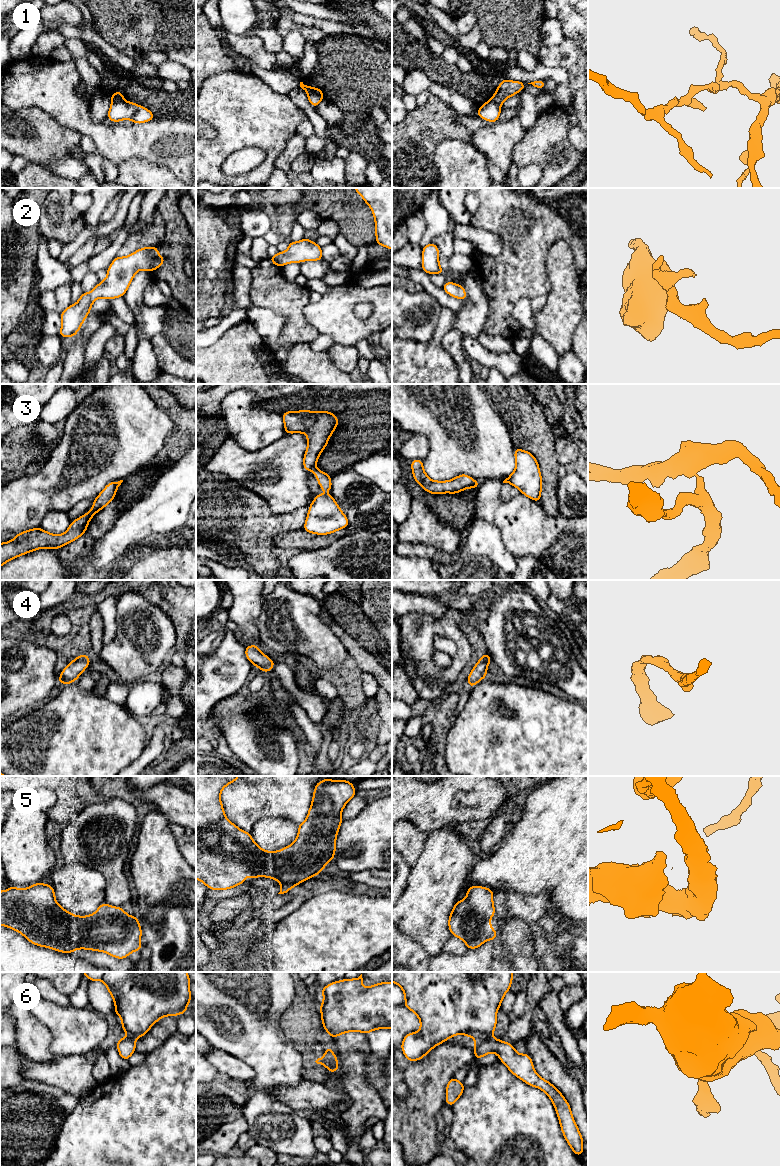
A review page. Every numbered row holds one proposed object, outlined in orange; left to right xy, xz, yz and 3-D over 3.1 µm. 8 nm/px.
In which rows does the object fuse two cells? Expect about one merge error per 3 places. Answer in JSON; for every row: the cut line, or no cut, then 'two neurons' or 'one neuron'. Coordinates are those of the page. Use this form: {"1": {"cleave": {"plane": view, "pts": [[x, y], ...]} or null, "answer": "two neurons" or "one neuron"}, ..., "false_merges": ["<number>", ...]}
{"1": {"cleave": {"plane": "xz", "pts": [[308, 94], [318, 94], [323, 98]]}, "answer": "two neurons"}, "2": {"cleave": null, "answer": "one neuron"}, "3": {"cleave": {"plane": "xz", "pts": [[315, 467], [311, 470]]}, "answer": "two neurons"}, "4": {"cleave": null, "answer": "one neuron"}, "5": {"cleave": null, "answer": "one neuron"}, "6": {"cleave": {"plane": "yz", "pts": [[489, 1036], [477, 1038]]}, "answer": "two neurons"}, "false_merges": ["1", "3", "6"]}

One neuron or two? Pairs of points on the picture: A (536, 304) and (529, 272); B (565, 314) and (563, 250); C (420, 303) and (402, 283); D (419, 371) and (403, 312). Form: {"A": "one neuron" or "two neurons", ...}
{"A": "two neurons", "B": "one neuron", "C": "two neurons", "D": "two neurons"}

